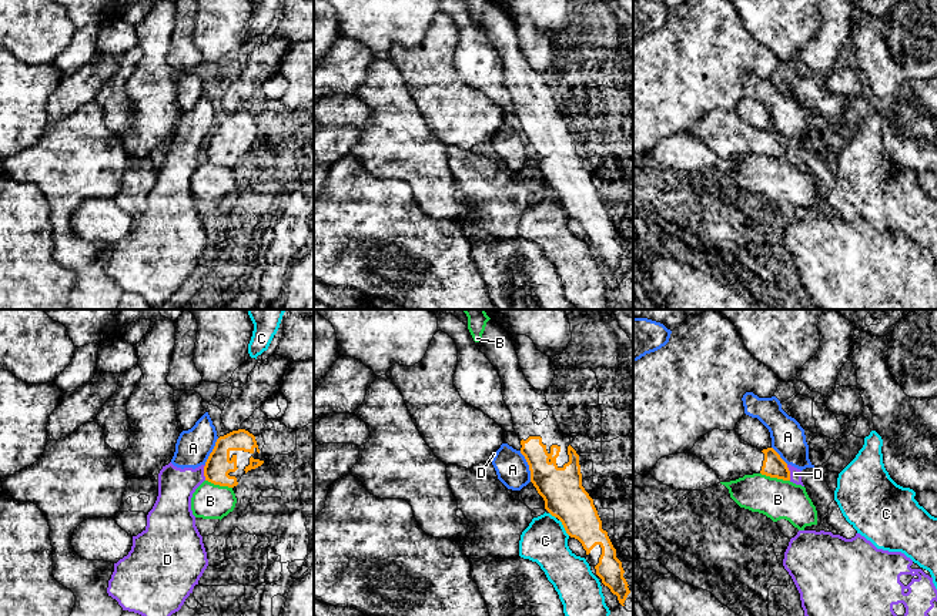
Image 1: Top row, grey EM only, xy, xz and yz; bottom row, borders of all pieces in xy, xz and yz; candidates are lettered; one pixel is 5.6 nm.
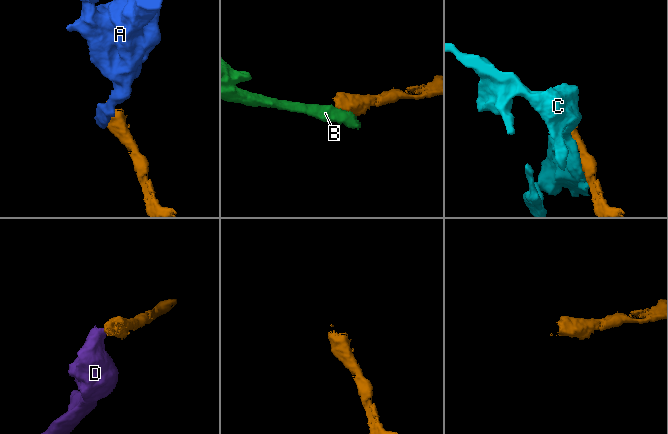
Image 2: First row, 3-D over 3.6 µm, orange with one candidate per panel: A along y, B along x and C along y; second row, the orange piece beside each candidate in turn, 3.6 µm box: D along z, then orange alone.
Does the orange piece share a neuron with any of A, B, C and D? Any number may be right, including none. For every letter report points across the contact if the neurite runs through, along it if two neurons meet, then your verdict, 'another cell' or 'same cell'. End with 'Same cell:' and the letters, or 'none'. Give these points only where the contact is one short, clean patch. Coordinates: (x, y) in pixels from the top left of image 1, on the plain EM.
A: border xz (519, 131), (528, 146), (531, 161); another cell
B: border yz (760, 153), (789, 161); another cell
C: another cell
D: border xy (206, 146), (204, 160); another cell
Same cell: none

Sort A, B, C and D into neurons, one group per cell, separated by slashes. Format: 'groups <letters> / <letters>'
groups A D / B / C

